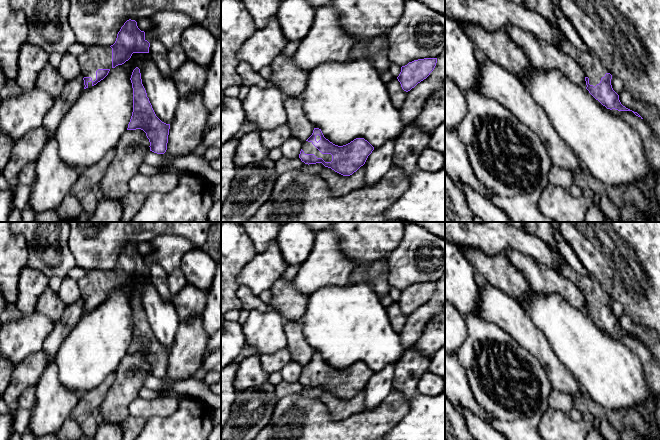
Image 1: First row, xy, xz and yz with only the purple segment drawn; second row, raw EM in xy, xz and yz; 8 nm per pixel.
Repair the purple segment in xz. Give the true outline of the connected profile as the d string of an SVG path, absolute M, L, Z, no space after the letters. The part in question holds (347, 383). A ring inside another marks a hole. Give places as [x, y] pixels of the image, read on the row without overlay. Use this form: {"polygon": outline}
{"polygon": "M319 352L303 367L299 382L305 388L322 387L335 396L350 400L363 390L374 371L364 362L338 370L326 363Z"}

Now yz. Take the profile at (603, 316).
{"polygon": "M565 260L560 265L560 271L583 293L586 313L596 324L610 334L632 335L621 328L611 309L612 299L595 278L578 273Z"}

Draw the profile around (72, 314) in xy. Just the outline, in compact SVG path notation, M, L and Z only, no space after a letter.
M80 299L78 302L66 306L62 317L47 336L42 350L47 356L48 363L55 362L61 344L80 321L85 311L83 302Z

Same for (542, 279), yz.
M507 249L505 255L523 274L531 290L544 295L559 294L570 306L586 313L583 293L559 271L516 249Z

